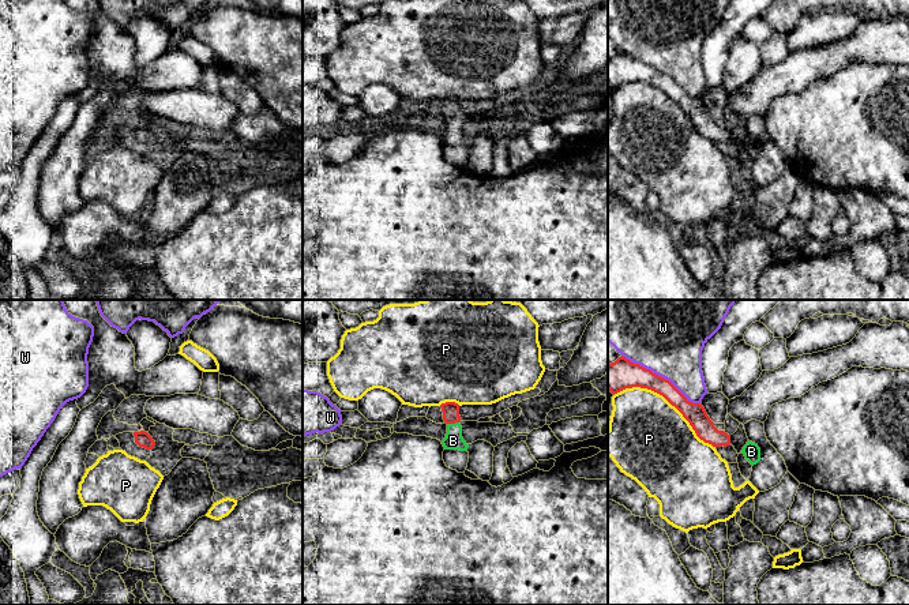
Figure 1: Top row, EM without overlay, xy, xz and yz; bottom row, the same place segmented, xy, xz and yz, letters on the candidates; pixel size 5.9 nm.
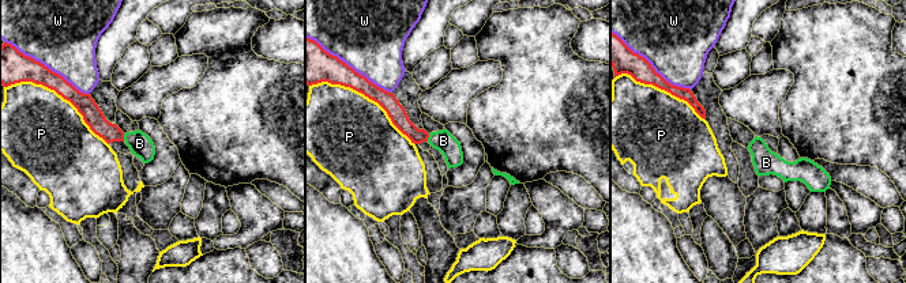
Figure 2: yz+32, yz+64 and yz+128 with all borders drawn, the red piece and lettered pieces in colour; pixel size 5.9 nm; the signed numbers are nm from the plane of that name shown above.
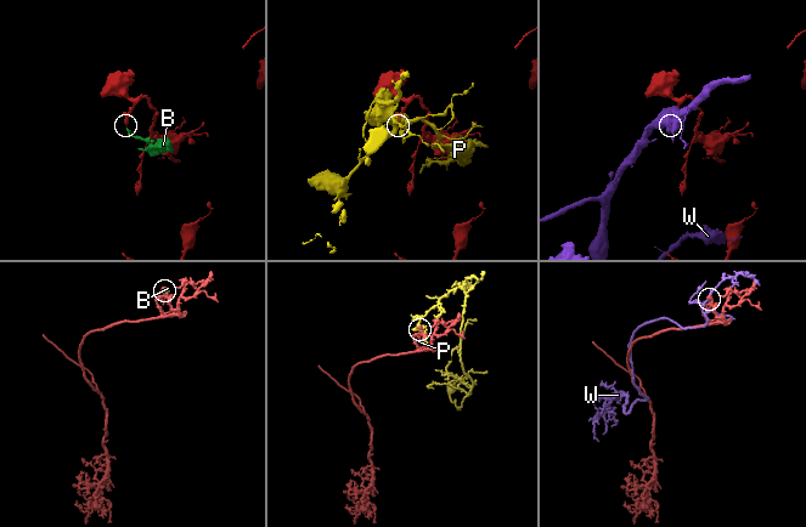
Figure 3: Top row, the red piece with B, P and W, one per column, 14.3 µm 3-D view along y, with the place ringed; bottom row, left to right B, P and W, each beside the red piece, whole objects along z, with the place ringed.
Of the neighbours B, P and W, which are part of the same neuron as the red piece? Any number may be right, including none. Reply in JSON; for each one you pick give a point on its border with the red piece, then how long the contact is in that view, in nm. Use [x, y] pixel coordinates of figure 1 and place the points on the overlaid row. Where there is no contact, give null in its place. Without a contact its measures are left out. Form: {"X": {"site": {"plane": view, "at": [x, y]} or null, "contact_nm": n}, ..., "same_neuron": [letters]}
{"B": {"site": {"plane": "xz", "at": [453, 423]}, "contact_nm": 70}, "same_neuron": ["B"]}

